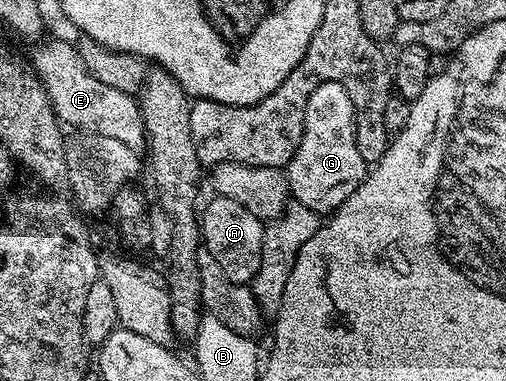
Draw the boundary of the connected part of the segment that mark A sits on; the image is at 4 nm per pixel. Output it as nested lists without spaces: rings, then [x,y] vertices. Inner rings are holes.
[[[212,196],[212,201],[201,209],[201,241],[217,259],[217,267],[233,283],[245,285],[255,280],[261,267],[261,247],[263,246],[264,222],[253,211],[249,211],[237,199]]]

